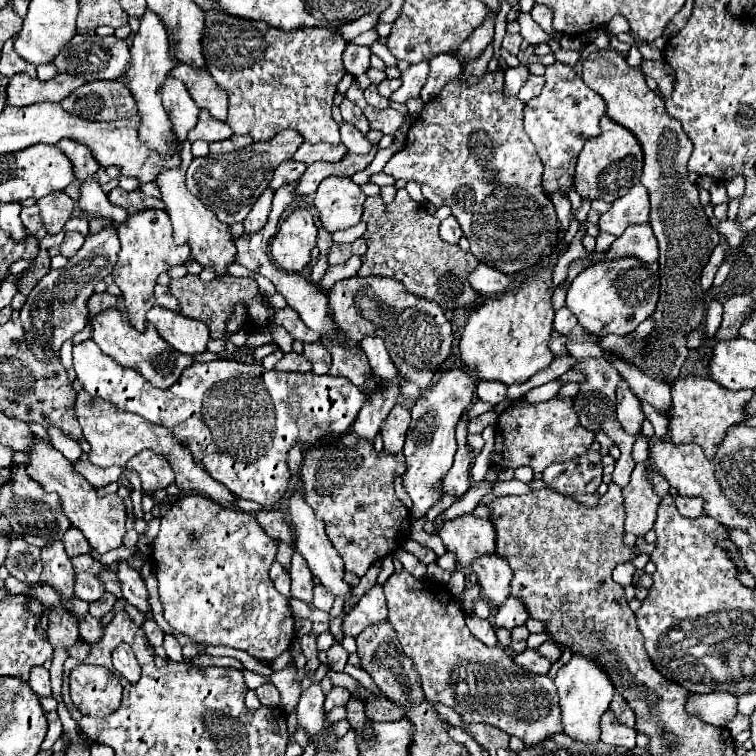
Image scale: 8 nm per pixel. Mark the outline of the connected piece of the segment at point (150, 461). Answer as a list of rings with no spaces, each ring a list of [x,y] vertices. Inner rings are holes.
[[[143,450],[135,458],[131,458],[127,462],[127,468],[139,474],[143,494],[149,494],[149,496],[153,496],[155,490],[167,488],[169,484],[175,482],[171,464],[163,456],[151,452],[151,450]]]

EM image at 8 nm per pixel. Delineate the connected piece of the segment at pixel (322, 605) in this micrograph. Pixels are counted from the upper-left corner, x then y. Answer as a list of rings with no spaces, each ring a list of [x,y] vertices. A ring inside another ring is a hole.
[[[321,584],[315,586],[315,598],[313,598],[313,606],[315,606],[315,608],[329,612],[331,606],[333,606],[333,600],[335,600],[335,596],[327,594],[327,590],[323,590]]]

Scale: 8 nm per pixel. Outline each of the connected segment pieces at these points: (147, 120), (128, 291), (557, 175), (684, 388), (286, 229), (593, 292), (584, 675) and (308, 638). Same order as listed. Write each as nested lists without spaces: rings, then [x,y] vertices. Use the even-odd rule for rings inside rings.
[[[147,8],[147,12],[141,16],[139,32],[133,38],[131,44],[131,68],[127,72],[129,78],[129,90],[137,100],[139,114],[141,114],[141,128],[139,138],[147,142],[153,150],[159,150],[161,154],[169,154],[173,146],[173,130],[167,112],[163,110],[161,98],[159,98],[159,86],[163,86],[163,78],[169,74],[169,70],[175,66],[175,62],[169,56],[169,40],[167,30],[161,22],[161,18]]]
[[[143,210],[137,214],[129,214],[129,222],[119,226],[119,240],[121,240],[121,252],[113,268],[115,284],[123,292],[123,306],[127,312],[127,320],[135,330],[145,330],[145,314],[155,306],[153,288],[157,286],[157,278],[171,266],[187,264],[191,258],[191,250],[187,246],[175,244],[169,214],[163,210]]]
[[[561,62],[547,66],[545,72],[545,88],[539,96],[531,98],[525,106],[525,132],[537,148],[537,156],[543,162],[543,192],[551,198],[553,192],[569,194],[575,186],[575,162],[587,138],[595,138],[601,134],[599,120],[607,114],[607,104],[599,94],[589,90],[583,78]]]
[[[687,376],[685,380],[677,380],[671,386],[673,408],[669,418],[669,436],[673,444],[699,444],[707,450],[707,458],[715,458],[715,450],[719,442],[725,438],[727,428],[743,424],[747,420],[745,406],[753,396],[753,390],[731,392],[719,386],[715,380]]]
[[[299,208],[289,214],[277,228],[271,240],[271,254],[275,262],[291,274],[303,272],[311,264],[311,250],[315,248],[317,228],[309,210]]]
[[[639,258],[605,260],[583,270],[567,292],[567,308],[577,316],[579,324],[593,336],[629,334],[647,320],[659,298],[659,264],[639,262]]]
[[[573,656],[555,678],[559,686],[561,712],[563,712],[563,728],[565,734],[577,738],[581,742],[597,742],[599,740],[599,718],[609,708],[611,698],[615,694],[613,682],[607,678],[607,672],[593,660],[585,656]]]
[[[309,632],[305,636],[299,638],[299,646],[301,646],[301,652],[305,654],[307,658],[307,670],[315,670],[319,668],[319,650],[317,650],[317,632]]]

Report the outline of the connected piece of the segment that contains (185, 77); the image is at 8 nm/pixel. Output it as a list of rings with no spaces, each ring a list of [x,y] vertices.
[[[179,64],[171,70],[173,78],[179,78],[195,104],[207,110],[213,118],[227,122],[227,92],[223,92],[207,70],[193,70],[189,64]]]

